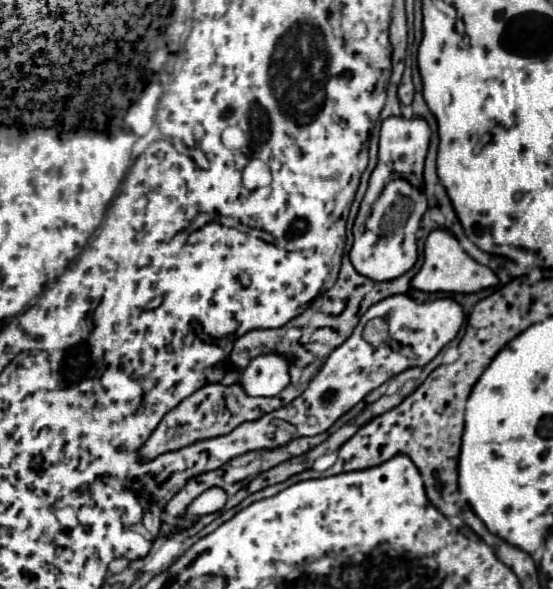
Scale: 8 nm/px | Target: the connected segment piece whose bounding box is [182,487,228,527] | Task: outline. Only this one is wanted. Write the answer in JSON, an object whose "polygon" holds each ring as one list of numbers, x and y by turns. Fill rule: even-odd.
{"polygon":[[210,487,210,489,204,491,202,495,198,495,196,501,188,507,186,517,182,519,182,527,190,527,190,525,194,523,192,519,194,519,196,515,206,515,206,513,216,513,216,511,220,511,220,509,224,507,226,499,228,499,228,495,226,495,224,489,220,489,220,487]]}

